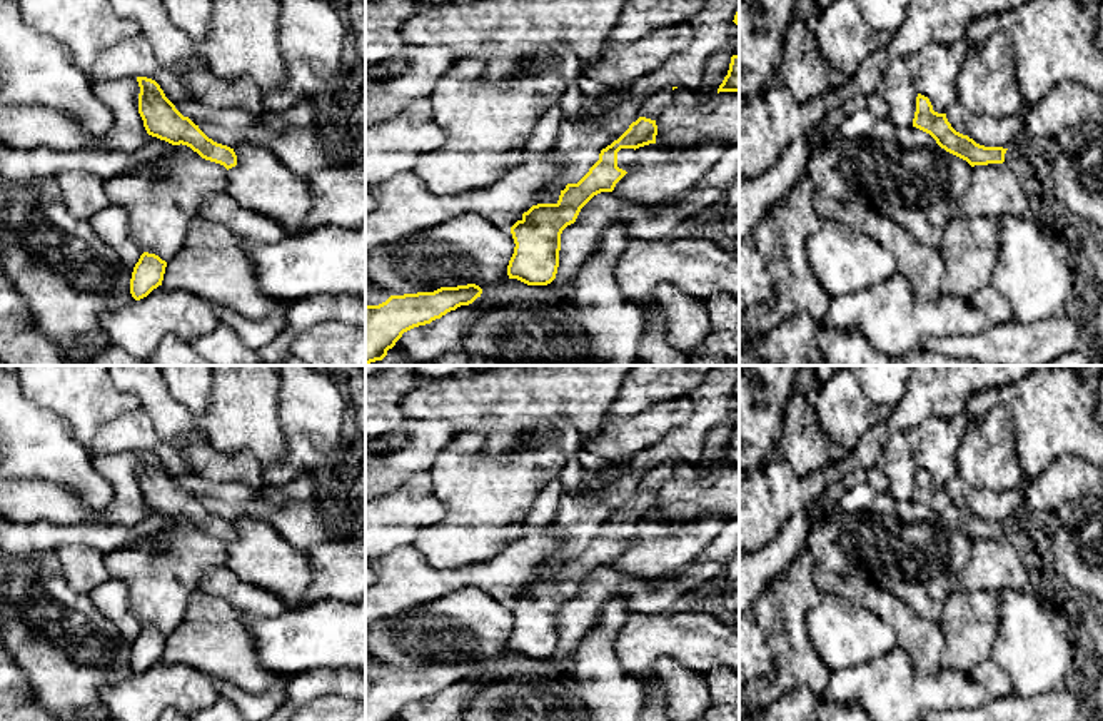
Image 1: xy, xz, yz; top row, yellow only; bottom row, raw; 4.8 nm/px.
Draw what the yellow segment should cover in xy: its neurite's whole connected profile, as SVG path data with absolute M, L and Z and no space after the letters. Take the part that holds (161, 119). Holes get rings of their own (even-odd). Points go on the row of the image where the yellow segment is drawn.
M137 77L139 113L149 135L172 145L187 145L202 159L224 165L227 170L237 165L234 149L209 139L199 125L184 117L165 97L160 85L147 77Z

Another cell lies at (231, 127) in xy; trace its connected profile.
M305 98L285 112L259 113L245 108L212 108L195 100L174 103L209 139L235 149L242 144L267 145L277 159L305 180L330 167L362 167L360 157L337 155L324 144L324 127L317 122L320 98Z

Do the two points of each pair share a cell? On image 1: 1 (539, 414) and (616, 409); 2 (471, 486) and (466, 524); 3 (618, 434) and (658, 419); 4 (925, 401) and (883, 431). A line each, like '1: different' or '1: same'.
1: different
2: same
3: same
4: same

